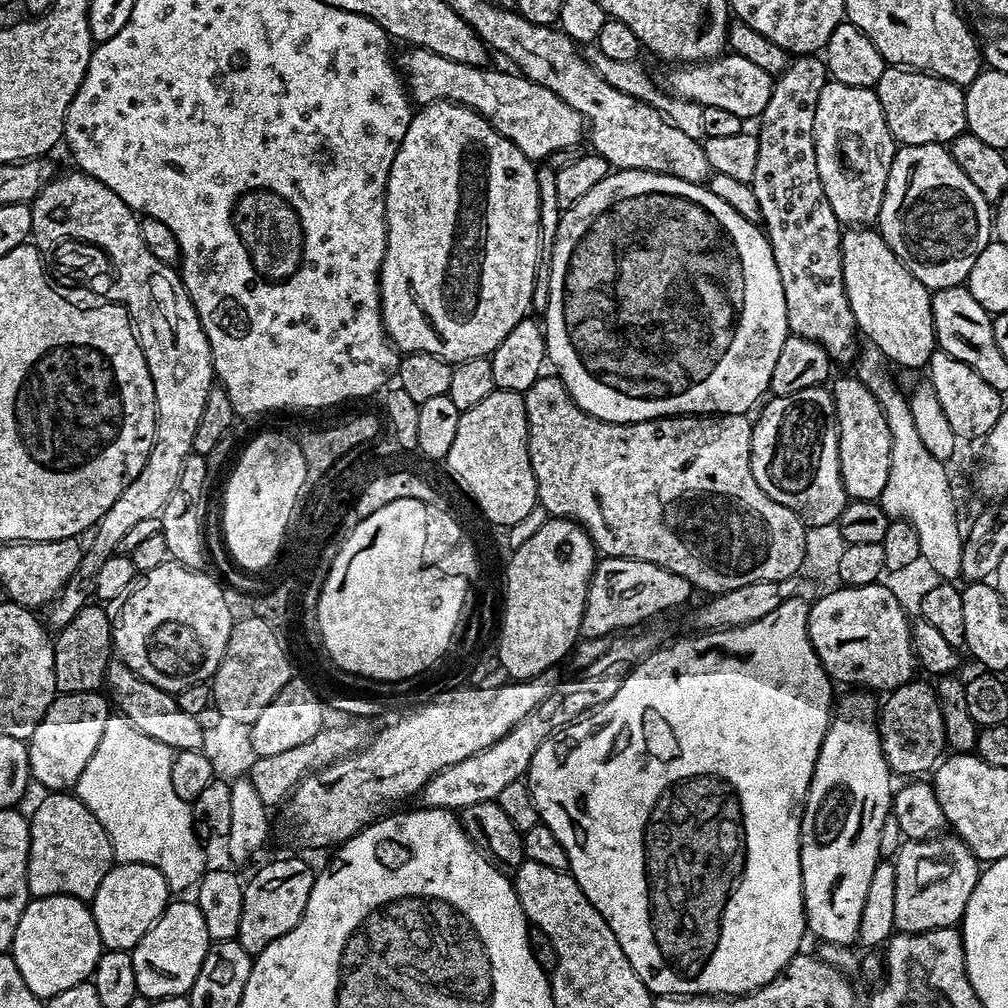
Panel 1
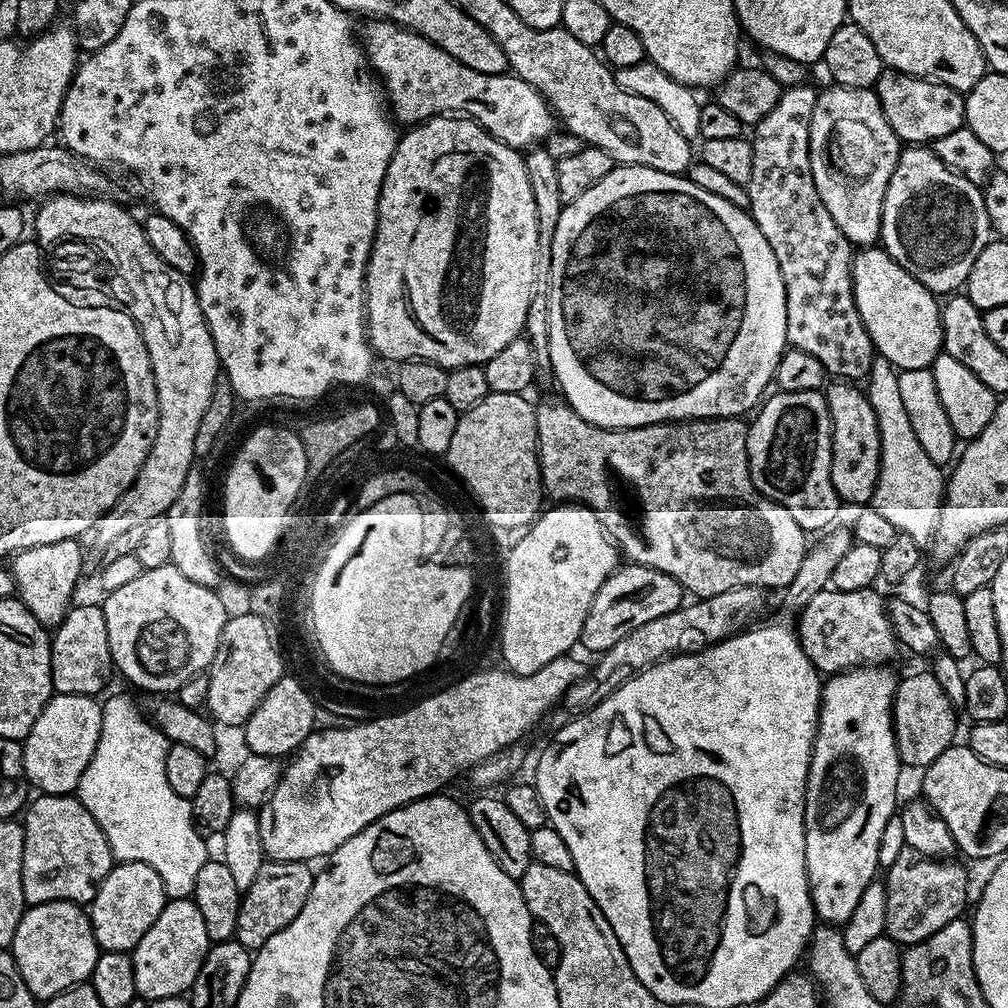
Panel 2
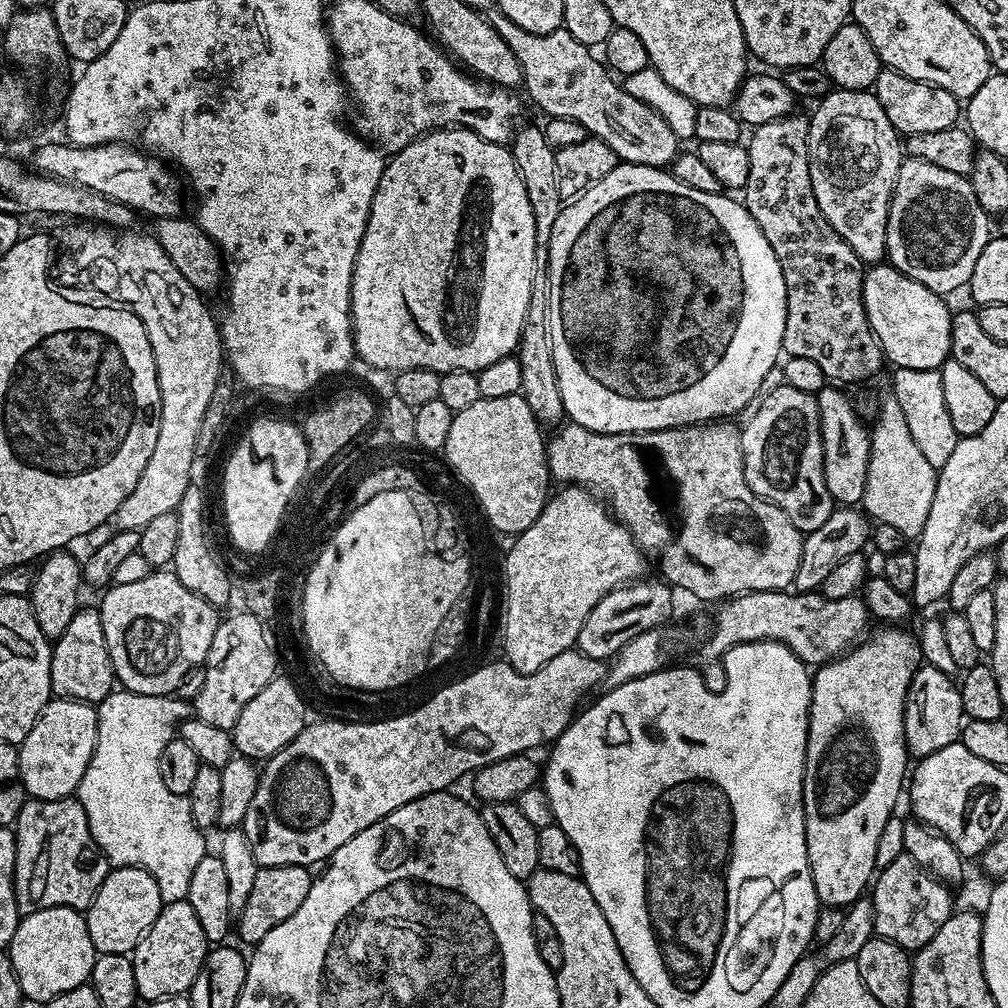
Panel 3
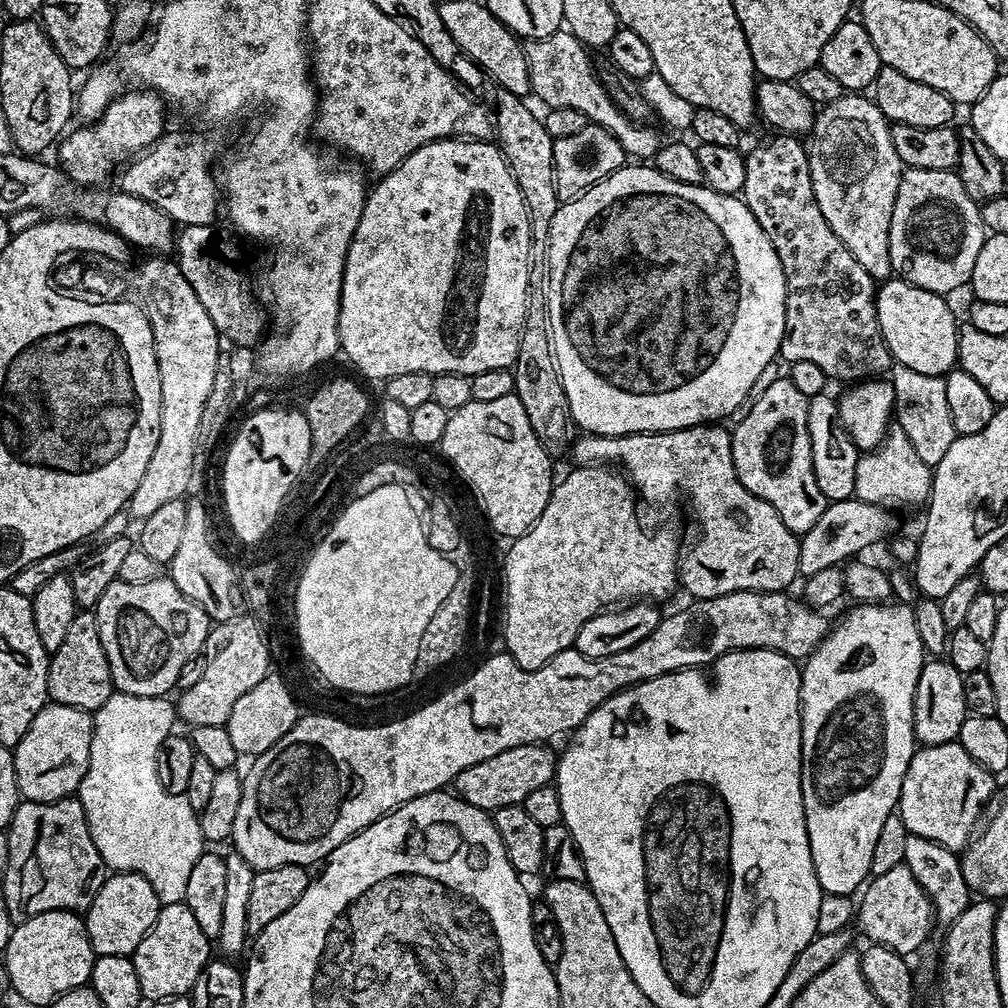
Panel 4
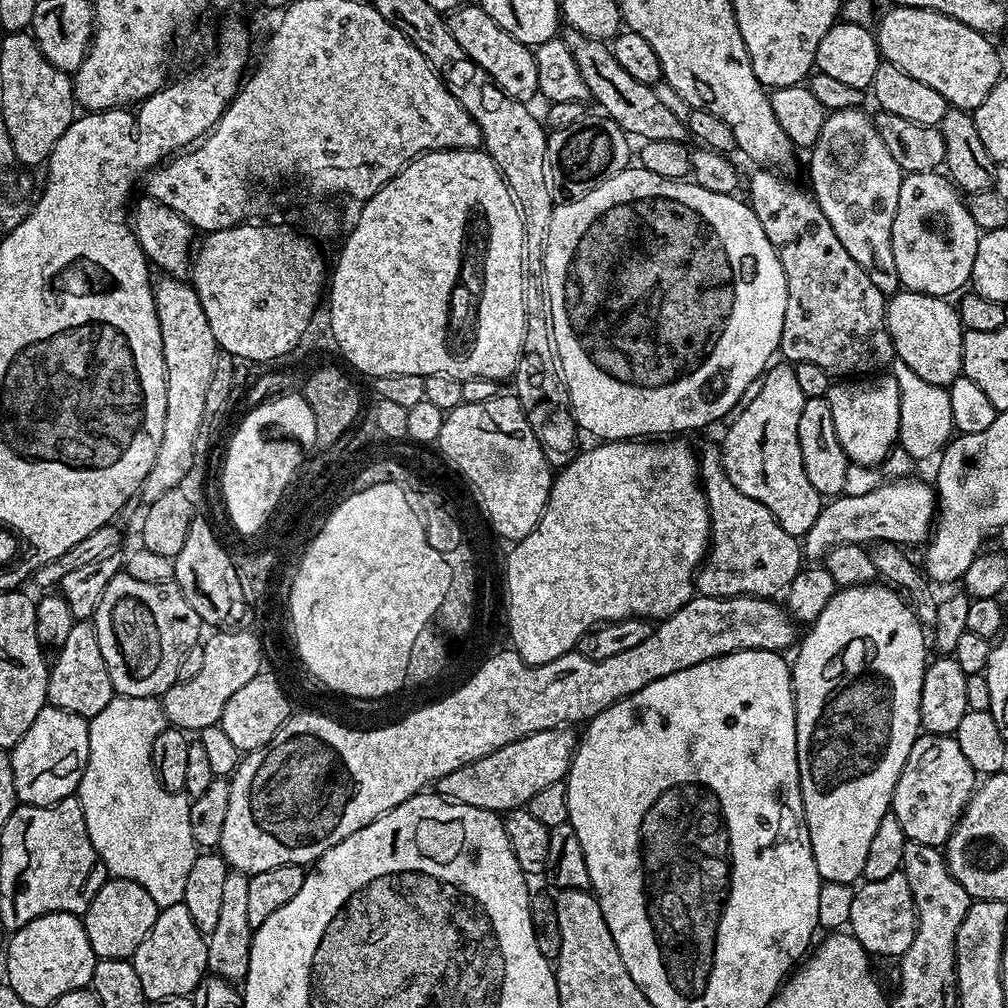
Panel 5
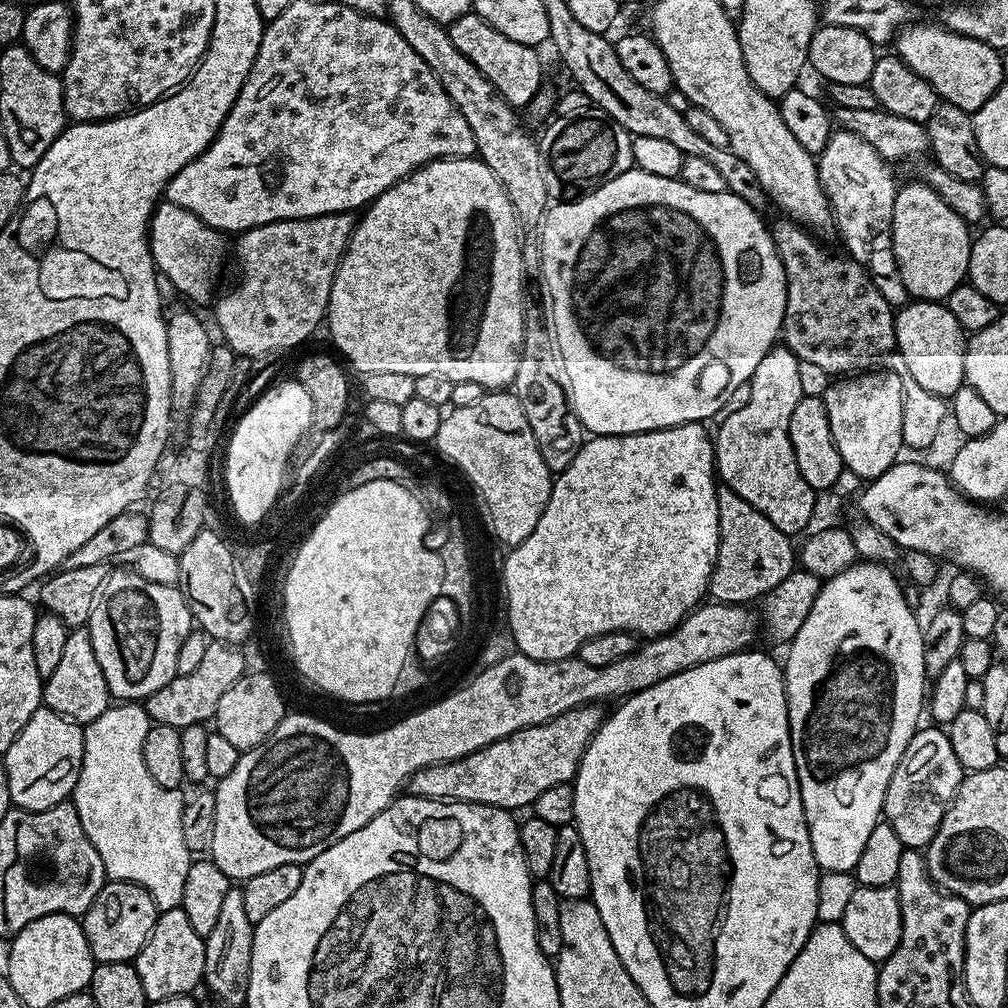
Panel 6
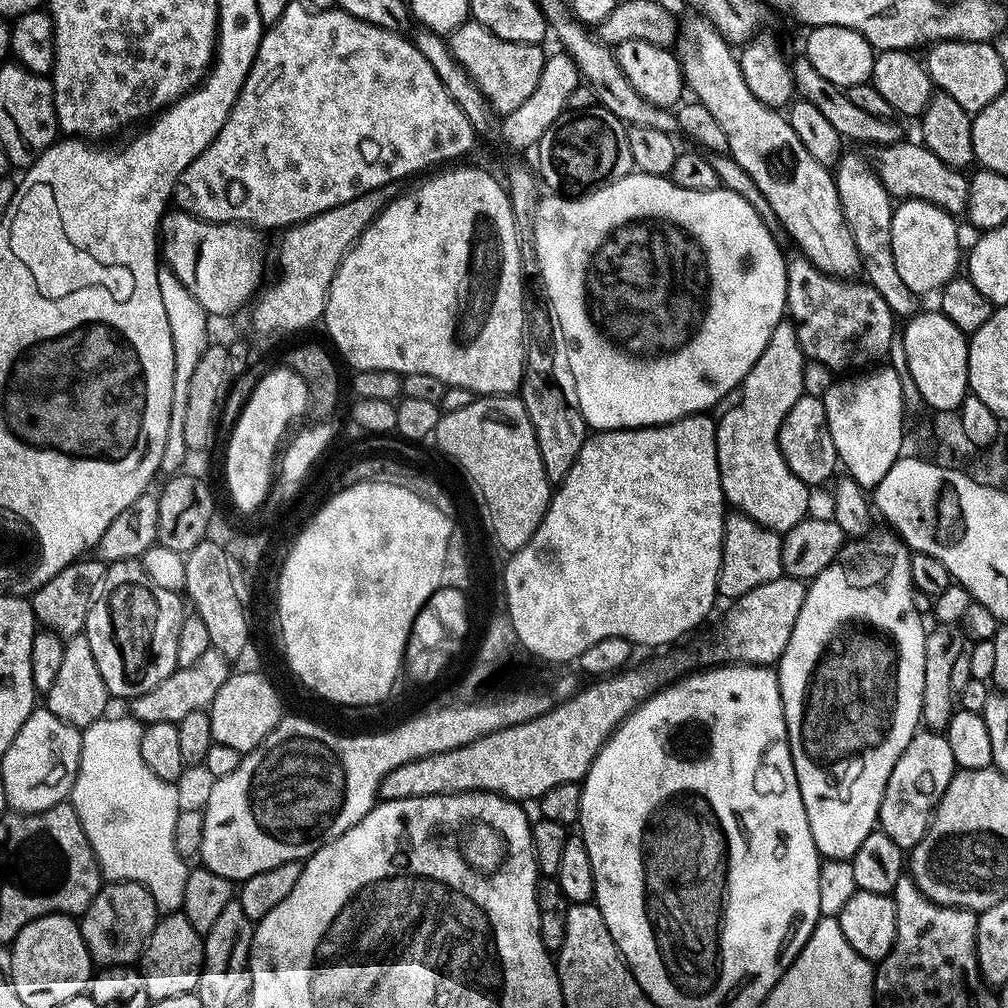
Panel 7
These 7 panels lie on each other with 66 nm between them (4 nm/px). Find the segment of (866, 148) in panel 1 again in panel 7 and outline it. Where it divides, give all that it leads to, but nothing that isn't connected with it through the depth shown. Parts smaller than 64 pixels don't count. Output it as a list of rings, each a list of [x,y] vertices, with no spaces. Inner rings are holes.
[[[845,151],[834,165],[834,179],[840,199],[840,208],[844,212],[846,222],[850,226],[850,234],[854,234],[854,246],[858,246],[862,276],[871,284],[878,294],[890,306],[893,317],[911,318],[921,311],[921,297],[898,275],[898,266],[894,266],[894,250],[892,249],[892,210],[893,197],[889,196],[886,186],[872,171],[871,163],[854,153]]]

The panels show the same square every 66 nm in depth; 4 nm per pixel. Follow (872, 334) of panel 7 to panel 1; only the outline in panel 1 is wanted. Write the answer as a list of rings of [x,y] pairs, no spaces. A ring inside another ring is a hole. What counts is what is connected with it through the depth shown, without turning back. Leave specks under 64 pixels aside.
[[[816,54],[796,56],[788,69],[775,77],[770,102],[766,102],[766,110],[758,118],[758,167],[754,170],[751,185],[754,198],[758,198],[758,210],[762,210],[762,227],[778,266],[778,278],[782,278],[789,333],[818,342],[818,346],[826,350],[829,361],[851,365],[857,358],[858,329],[854,310],[850,310],[850,298],[844,289],[840,245],[842,225],[834,210],[830,210],[826,190],[822,190],[822,178],[818,178],[818,162],[814,154],[814,110],[818,110],[818,94],[822,94],[822,86],[829,79],[828,65]]]

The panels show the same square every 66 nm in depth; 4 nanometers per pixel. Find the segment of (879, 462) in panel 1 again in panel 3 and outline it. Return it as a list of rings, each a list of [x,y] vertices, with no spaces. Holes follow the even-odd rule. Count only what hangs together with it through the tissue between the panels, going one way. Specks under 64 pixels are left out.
[[[825,386],[821,392],[815,393],[820,415],[820,433],[822,434],[822,458],[824,459],[824,477],[826,490],[830,490],[833,501],[840,506],[856,506],[861,503],[866,485],[867,466],[871,458],[871,438],[869,429],[864,428],[852,400],[845,389],[840,386]]]

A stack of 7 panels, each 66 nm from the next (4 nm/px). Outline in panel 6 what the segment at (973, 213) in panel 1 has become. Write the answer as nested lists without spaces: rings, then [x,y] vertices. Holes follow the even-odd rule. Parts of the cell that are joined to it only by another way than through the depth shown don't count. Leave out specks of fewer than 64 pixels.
[[[917,182],[897,191],[894,198],[892,241],[902,282],[906,282],[909,297],[917,300],[947,301],[948,295],[968,275],[973,233],[970,226],[933,190],[929,184]]]

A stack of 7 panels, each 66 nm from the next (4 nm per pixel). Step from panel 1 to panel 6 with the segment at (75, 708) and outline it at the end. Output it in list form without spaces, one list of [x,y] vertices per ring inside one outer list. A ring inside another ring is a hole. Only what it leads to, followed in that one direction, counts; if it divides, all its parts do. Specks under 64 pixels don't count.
[[[41,706],[2,754],[12,804],[28,812],[65,803],[76,789],[84,761],[84,728]]]

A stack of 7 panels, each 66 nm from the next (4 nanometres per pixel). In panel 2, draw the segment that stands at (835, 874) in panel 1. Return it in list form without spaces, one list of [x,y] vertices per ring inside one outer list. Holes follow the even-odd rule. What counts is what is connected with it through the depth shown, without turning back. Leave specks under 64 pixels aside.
[[[861,666],[850,668],[846,672],[829,675],[820,689],[820,723],[816,725],[816,740],[812,743],[812,757],[808,767],[808,785],[804,795],[804,837],[806,838],[806,866],[808,867],[808,891],[812,893],[812,906],[816,915],[824,924],[843,926],[854,913],[855,906],[862,896],[863,890],[877,879],[880,863],[878,862],[878,841],[882,838],[882,830],[886,822],[897,811],[896,787],[900,784],[902,763],[896,749],[895,730],[892,725],[893,700],[896,694],[898,676],[888,666]]]

